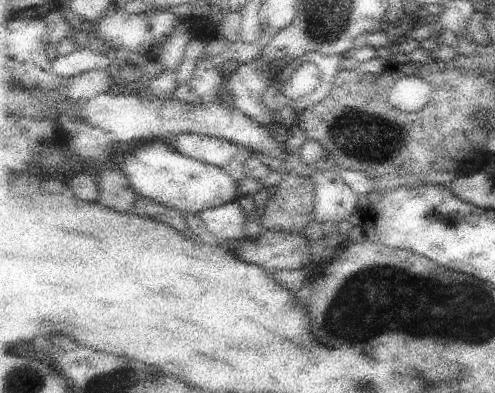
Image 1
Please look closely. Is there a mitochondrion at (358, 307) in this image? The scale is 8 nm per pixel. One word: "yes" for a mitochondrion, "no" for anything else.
yes

